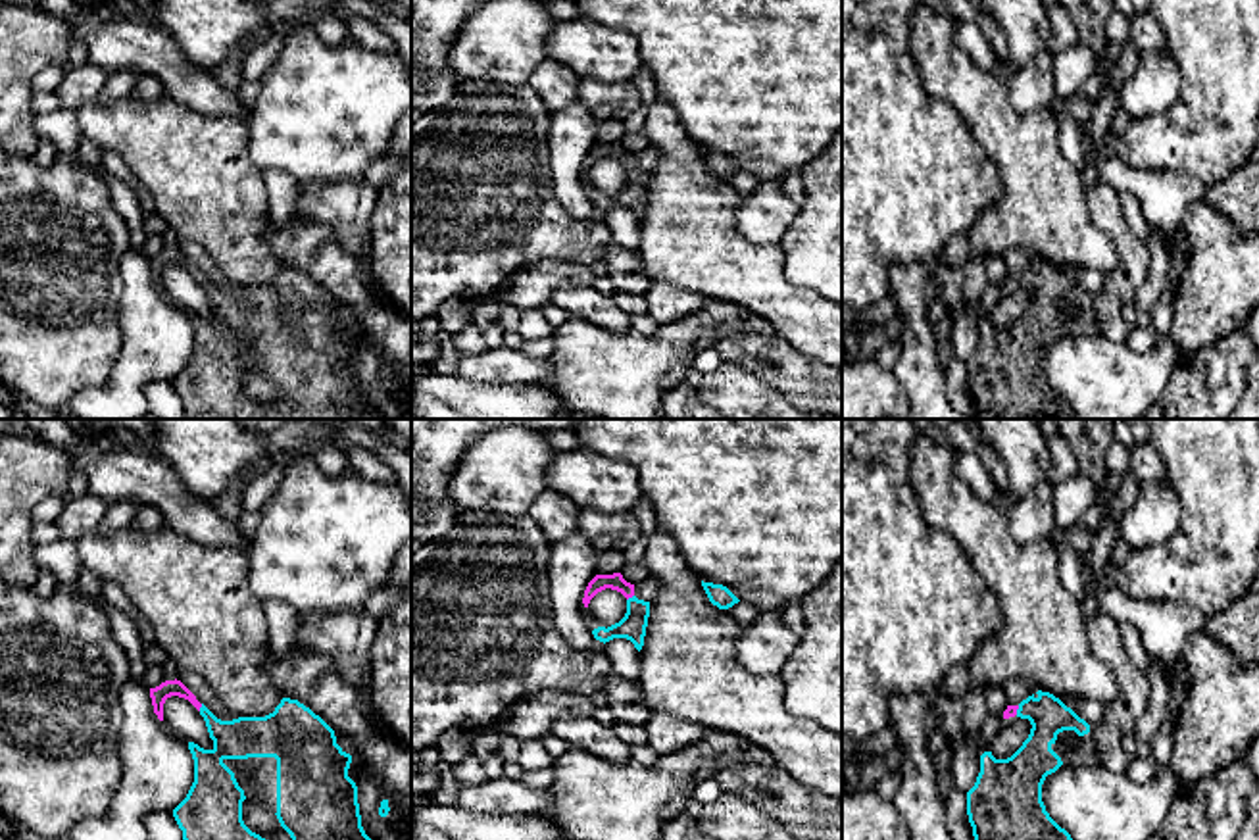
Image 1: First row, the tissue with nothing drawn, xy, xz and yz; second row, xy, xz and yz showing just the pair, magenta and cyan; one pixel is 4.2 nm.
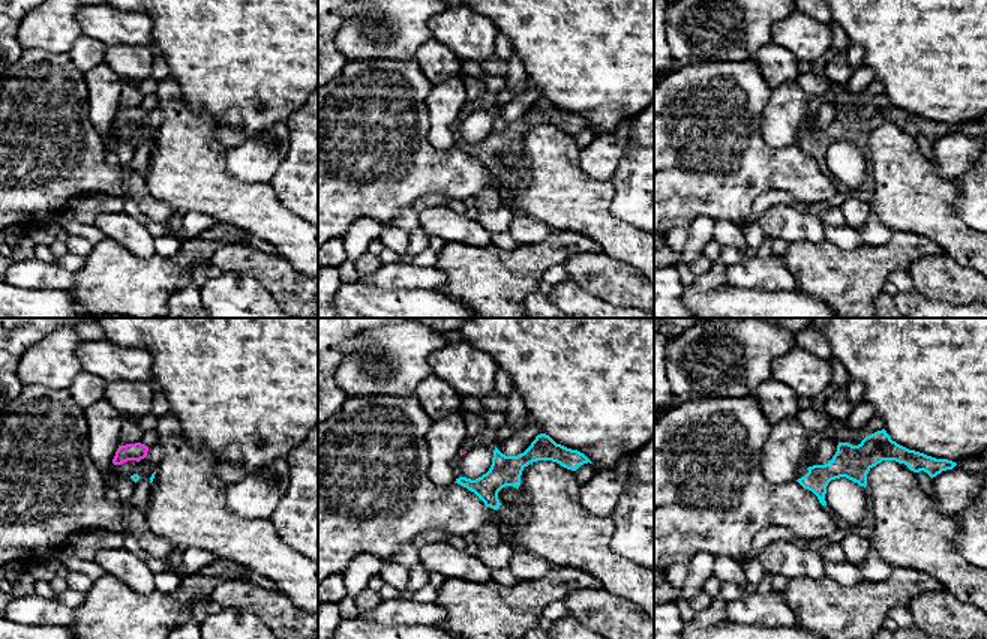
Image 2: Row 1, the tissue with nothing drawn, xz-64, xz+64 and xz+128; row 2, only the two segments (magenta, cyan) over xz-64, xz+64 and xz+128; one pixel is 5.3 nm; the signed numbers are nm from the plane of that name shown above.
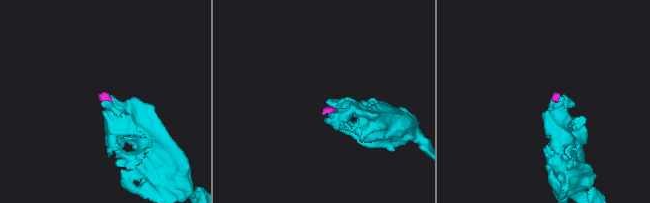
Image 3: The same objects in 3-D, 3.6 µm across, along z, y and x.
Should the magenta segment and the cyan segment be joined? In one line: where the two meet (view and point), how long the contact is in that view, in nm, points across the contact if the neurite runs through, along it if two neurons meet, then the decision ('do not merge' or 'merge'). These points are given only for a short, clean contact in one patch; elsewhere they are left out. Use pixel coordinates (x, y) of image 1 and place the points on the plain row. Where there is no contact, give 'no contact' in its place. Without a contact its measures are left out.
meets magenta in xy at (200, 275); contact 40 nm long; runs through xy (168, 258), (179, 258), (200, 275), (229, 306), (246, 306); merge

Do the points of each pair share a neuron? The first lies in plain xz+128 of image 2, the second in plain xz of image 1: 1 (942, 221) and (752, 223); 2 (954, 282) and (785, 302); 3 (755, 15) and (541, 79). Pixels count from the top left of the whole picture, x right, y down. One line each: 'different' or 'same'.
1: different
2: different
3: different

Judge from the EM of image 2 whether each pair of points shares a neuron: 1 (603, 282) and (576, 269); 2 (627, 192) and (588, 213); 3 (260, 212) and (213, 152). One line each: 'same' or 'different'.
1: same
2: different
3: same

